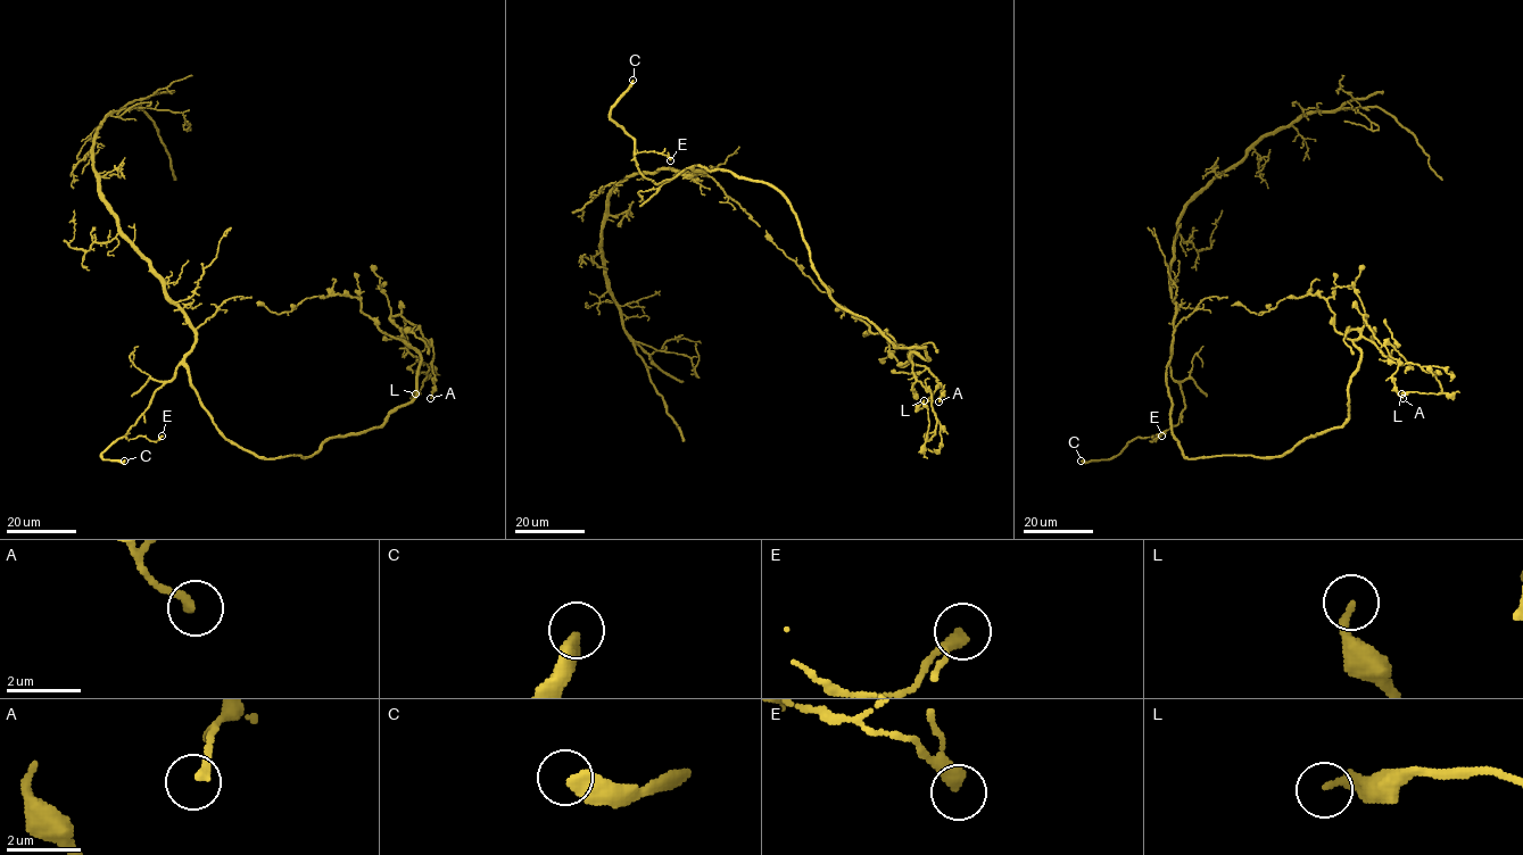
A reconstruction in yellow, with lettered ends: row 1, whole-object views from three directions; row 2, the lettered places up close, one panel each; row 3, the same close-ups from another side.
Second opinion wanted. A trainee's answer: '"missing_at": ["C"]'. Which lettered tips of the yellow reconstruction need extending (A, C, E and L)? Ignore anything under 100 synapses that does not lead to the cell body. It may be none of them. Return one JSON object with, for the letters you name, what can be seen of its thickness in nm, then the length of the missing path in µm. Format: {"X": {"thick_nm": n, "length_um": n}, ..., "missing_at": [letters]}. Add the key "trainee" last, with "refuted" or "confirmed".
{"C": {"thick_nm": 420, "length_um": 9}, "missing_at": ["C"], "trainee": "confirmed"}

